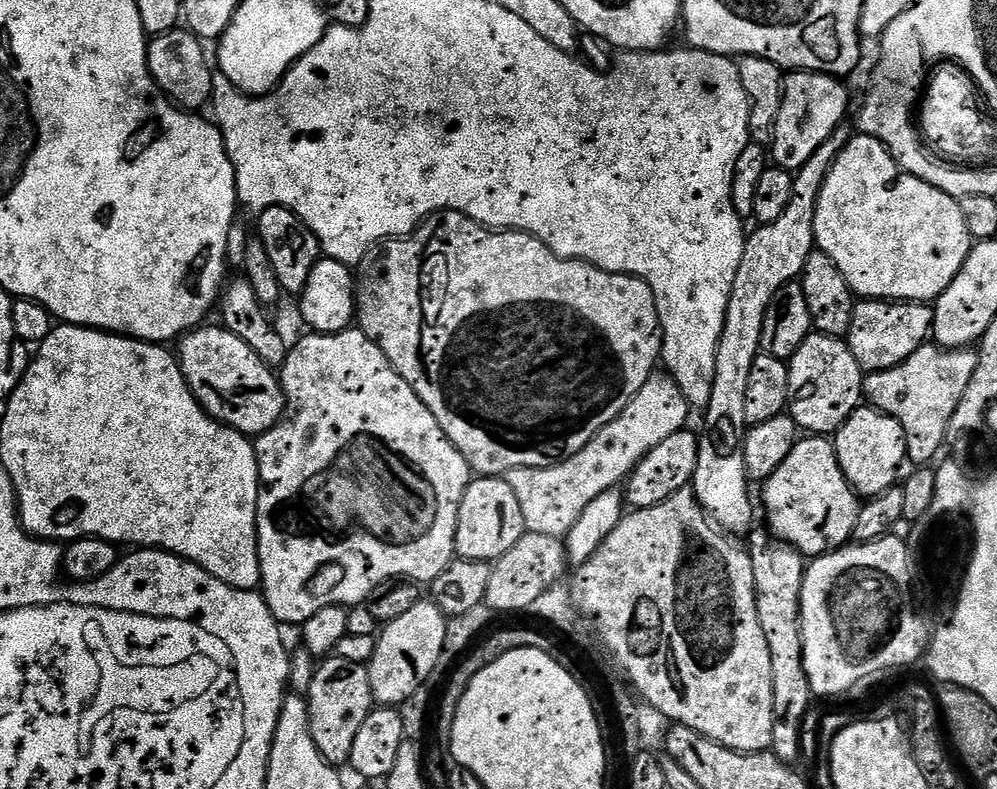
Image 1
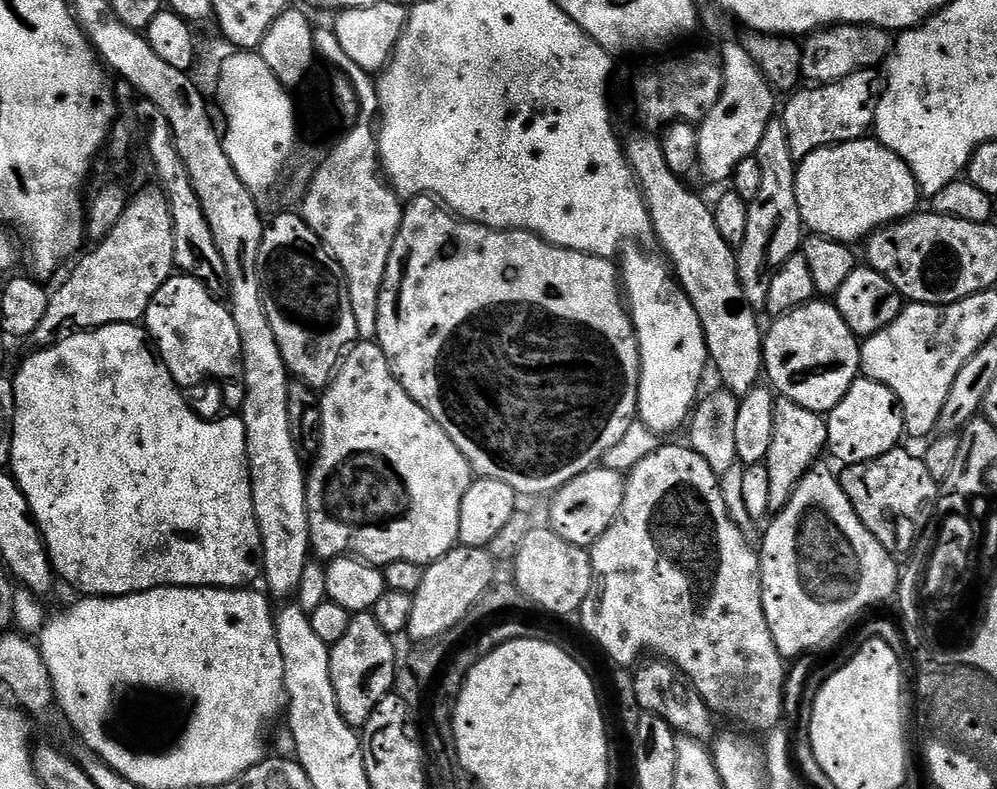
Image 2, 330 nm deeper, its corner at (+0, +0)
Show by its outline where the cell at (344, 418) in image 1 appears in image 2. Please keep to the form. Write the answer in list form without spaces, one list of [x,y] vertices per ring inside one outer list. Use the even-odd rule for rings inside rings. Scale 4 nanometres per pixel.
[[[360,342],[355,345],[345,355],[341,365],[336,369],[336,375],[328,383],[328,387],[323,389],[319,397],[320,413],[322,422],[320,423],[320,453],[316,455],[315,460],[311,461],[310,467],[306,472],[308,489],[306,490],[306,506],[308,507],[308,521],[310,522],[310,542],[312,543],[312,552],[315,553],[321,561],[337,560],[339,556],[355,556],[362,560],[367,560],[369,564],[383,566],[390,562],[414,562],[421,566],[433,564],[438,558],[445,556],[447,552],[457,547],[460,535],[458,534],[458,510],[462,510],[462,494],[472,485],[474,473],[470,462],[450,442],[450,434],[402,390],[402,386],[394,378],[392,367],[388,364],[386,354],[380,345],[375,342]]]

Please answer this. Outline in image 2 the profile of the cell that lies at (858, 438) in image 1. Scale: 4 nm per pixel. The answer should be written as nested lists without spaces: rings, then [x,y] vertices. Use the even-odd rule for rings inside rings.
[[[857,378],[850,386],[846,398],[842,398],[842,402],[838,402],[838,406],[834,406],[834,410],[827,413],[826,419],[828,421],[827,451],[830,456],[832,452],[833,458],[841,460],[841,465],[844,466],[865,464],[871,460],[880,459],[882,454],[895,450],[901,443],[900,436],[905,435],[904,415],[900,412],[900,403],[894,390],[882,386],[882,382],[874,382],[867,378]]]

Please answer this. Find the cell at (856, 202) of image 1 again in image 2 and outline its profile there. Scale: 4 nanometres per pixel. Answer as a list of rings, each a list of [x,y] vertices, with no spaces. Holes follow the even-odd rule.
[[[875,138],[848,140],[845,144],[834,144],[830,148],[819,148],[817,152],[811,152],[808,157],[799,161],[797,167],[796,197],[801,225],[809,233],[849,246],[855,245],[855,240],[867,241],[872,233],[887,224],[894,224],[913,215],[917,211],[916,203],[921,203],[922,200],[914,174],[906,166],[906,162]]]

